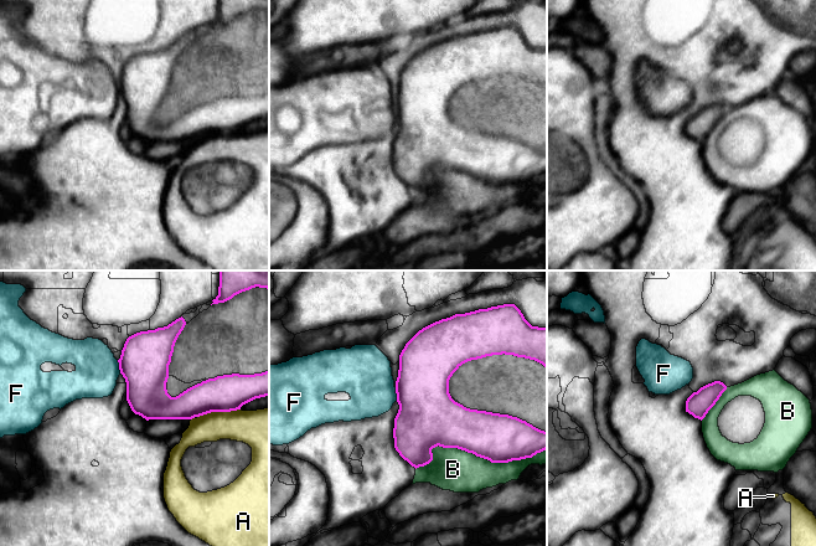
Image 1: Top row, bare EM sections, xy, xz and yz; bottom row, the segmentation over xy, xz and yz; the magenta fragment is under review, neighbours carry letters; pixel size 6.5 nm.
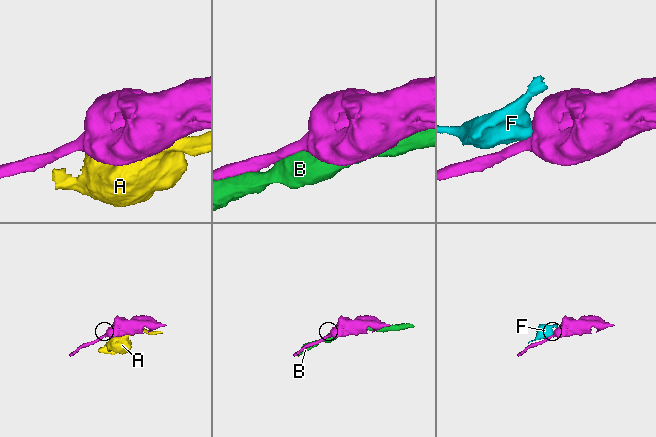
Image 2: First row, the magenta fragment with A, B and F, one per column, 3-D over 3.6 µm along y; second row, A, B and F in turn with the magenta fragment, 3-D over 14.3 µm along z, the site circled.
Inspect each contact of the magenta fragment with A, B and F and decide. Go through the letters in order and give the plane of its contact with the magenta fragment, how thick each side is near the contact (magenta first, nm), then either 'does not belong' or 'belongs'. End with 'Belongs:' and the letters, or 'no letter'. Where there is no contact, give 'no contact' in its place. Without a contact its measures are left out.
A: xy | 240/220 nm | does not belong
B: xz | 320/280 nm | does not belong
F: xy | 320/280 nm | does not belong
Belongs: no letter

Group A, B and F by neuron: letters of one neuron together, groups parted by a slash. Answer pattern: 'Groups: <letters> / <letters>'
Groups: A / B / F

